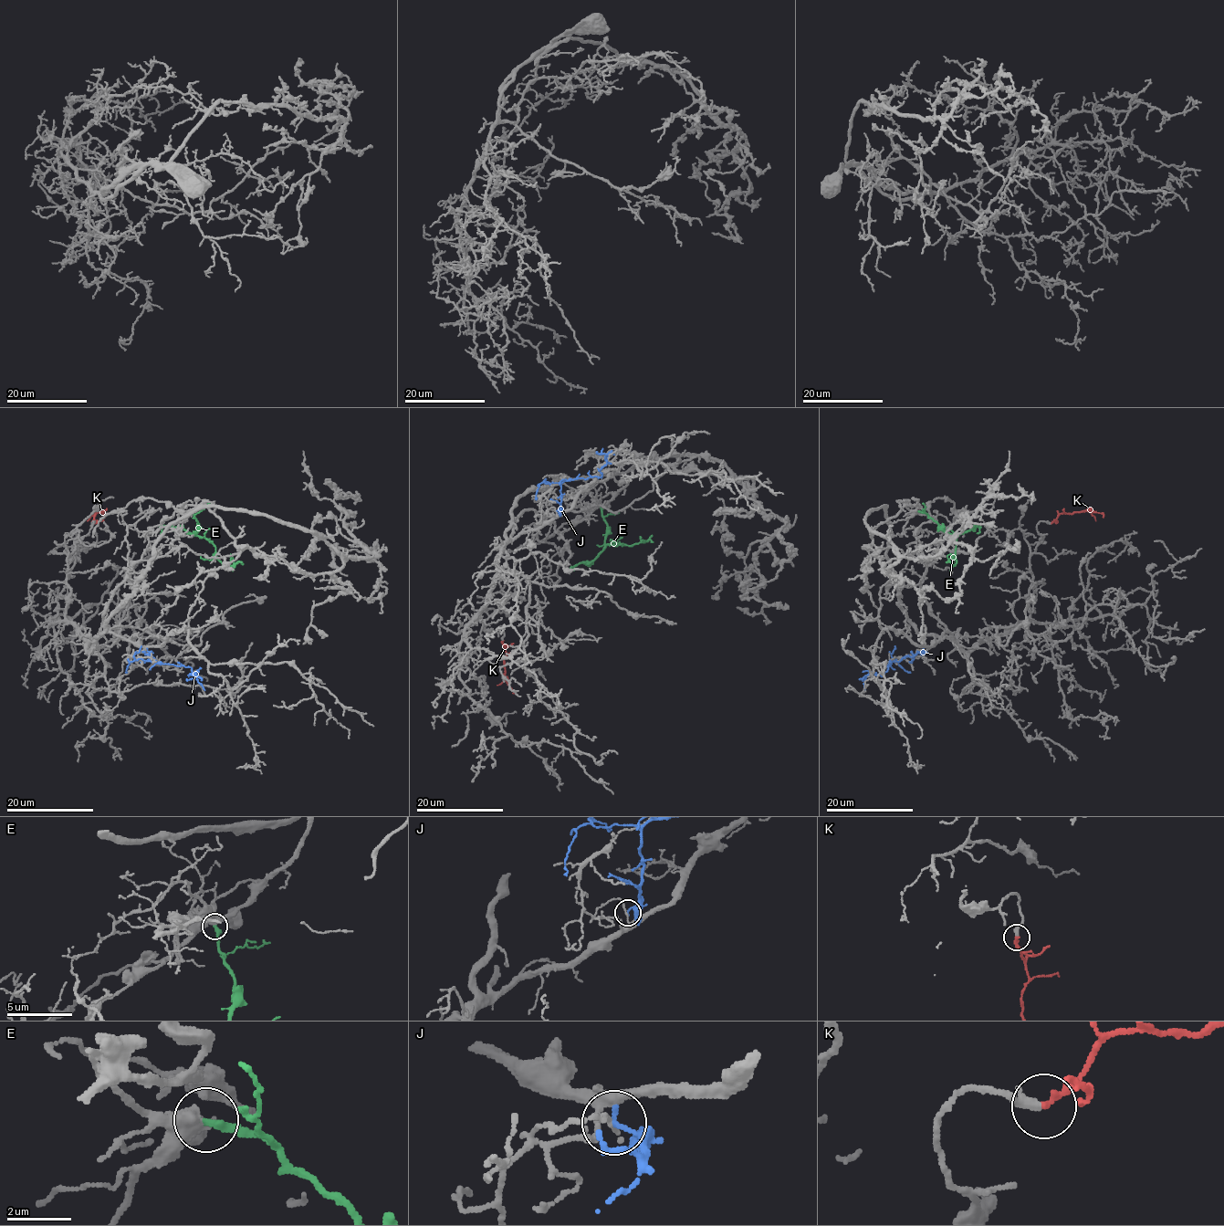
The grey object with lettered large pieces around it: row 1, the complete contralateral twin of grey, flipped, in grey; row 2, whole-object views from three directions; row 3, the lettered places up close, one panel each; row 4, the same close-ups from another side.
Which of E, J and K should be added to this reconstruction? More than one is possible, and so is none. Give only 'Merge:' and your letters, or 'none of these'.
Merge: K

